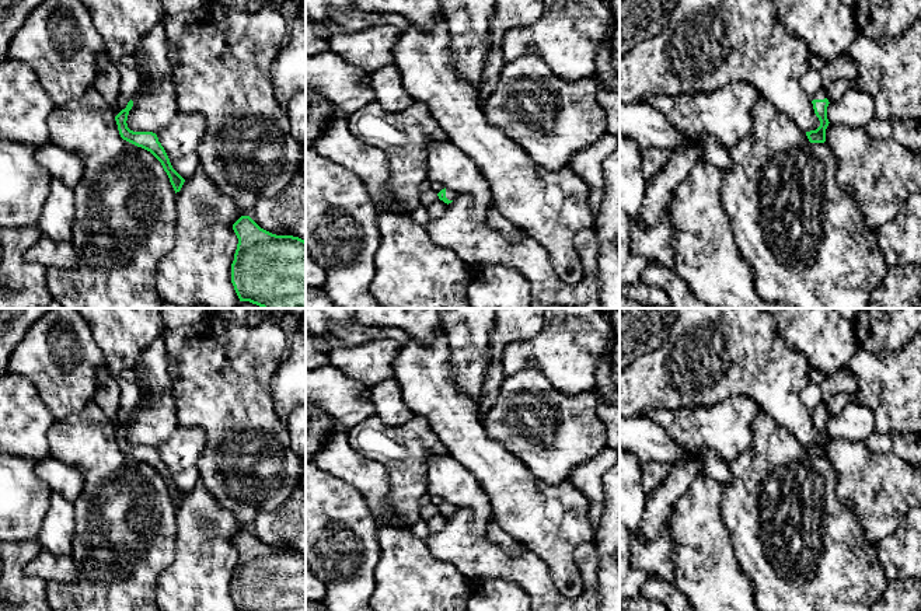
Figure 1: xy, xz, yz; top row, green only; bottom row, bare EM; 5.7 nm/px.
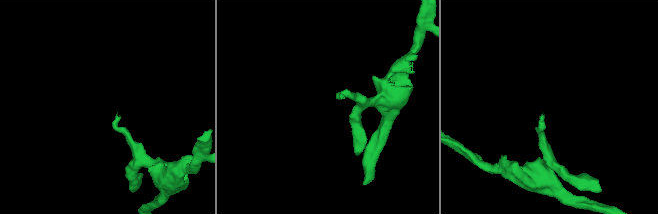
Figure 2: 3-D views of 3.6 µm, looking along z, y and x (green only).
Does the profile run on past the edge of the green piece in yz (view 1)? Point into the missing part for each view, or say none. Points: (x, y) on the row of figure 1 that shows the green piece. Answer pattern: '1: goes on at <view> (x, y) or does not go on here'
1: goes on at yz (820, 94)

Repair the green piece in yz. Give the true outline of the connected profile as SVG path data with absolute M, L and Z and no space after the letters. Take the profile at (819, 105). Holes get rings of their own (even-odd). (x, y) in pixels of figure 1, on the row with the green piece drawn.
M821 87L816 92L816 97L812 101L812 104L813 104L814 114L820 121L820 126L816 130L806 132L806 136L810 143L824 143L826 129L830 123L827 119L827 107L830 102L827 99L827 92Z

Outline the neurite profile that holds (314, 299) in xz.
M322 289L306 291L306 308L342 308L324 294Z

